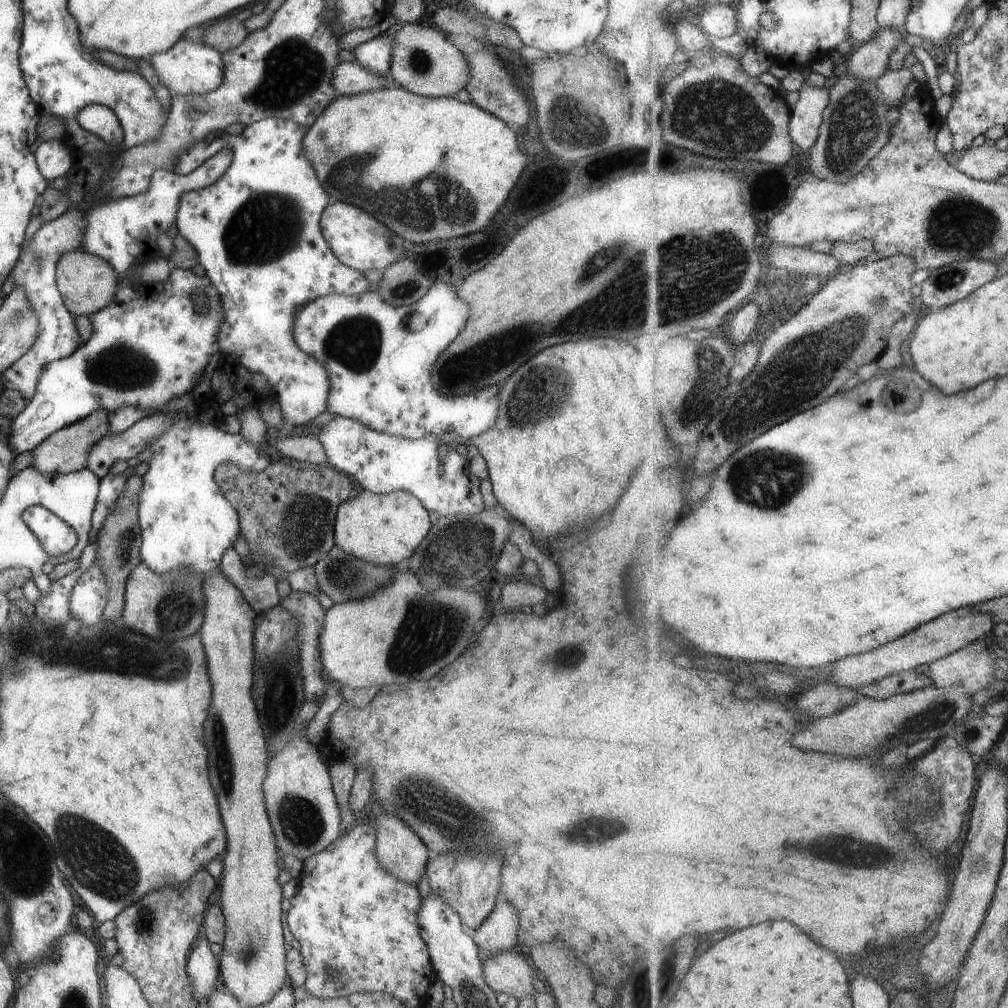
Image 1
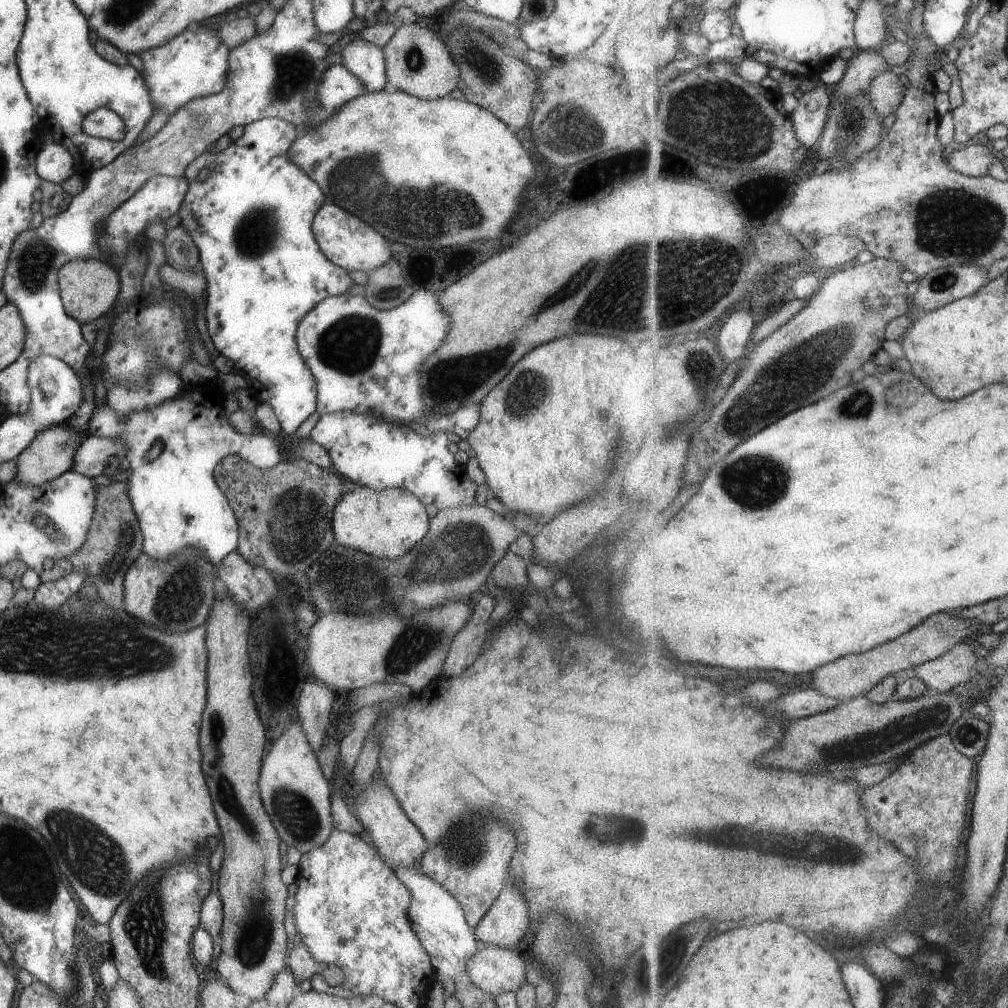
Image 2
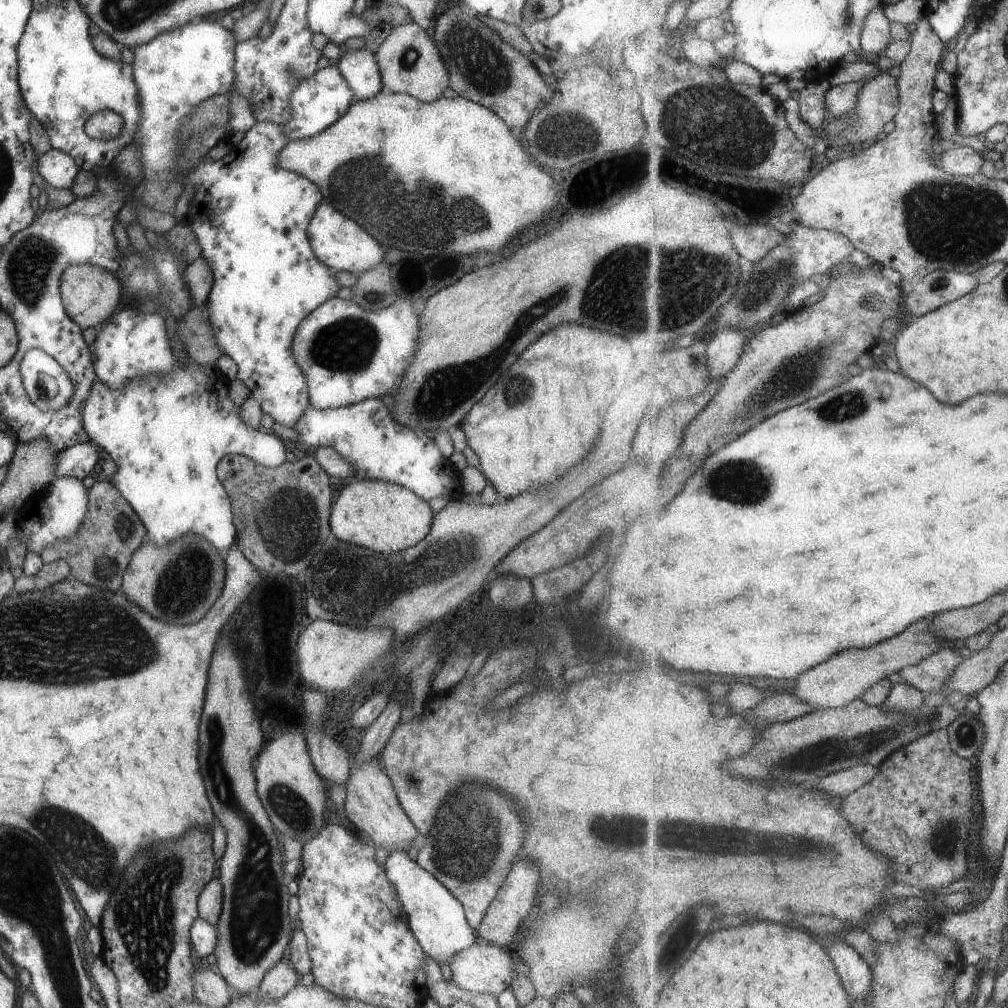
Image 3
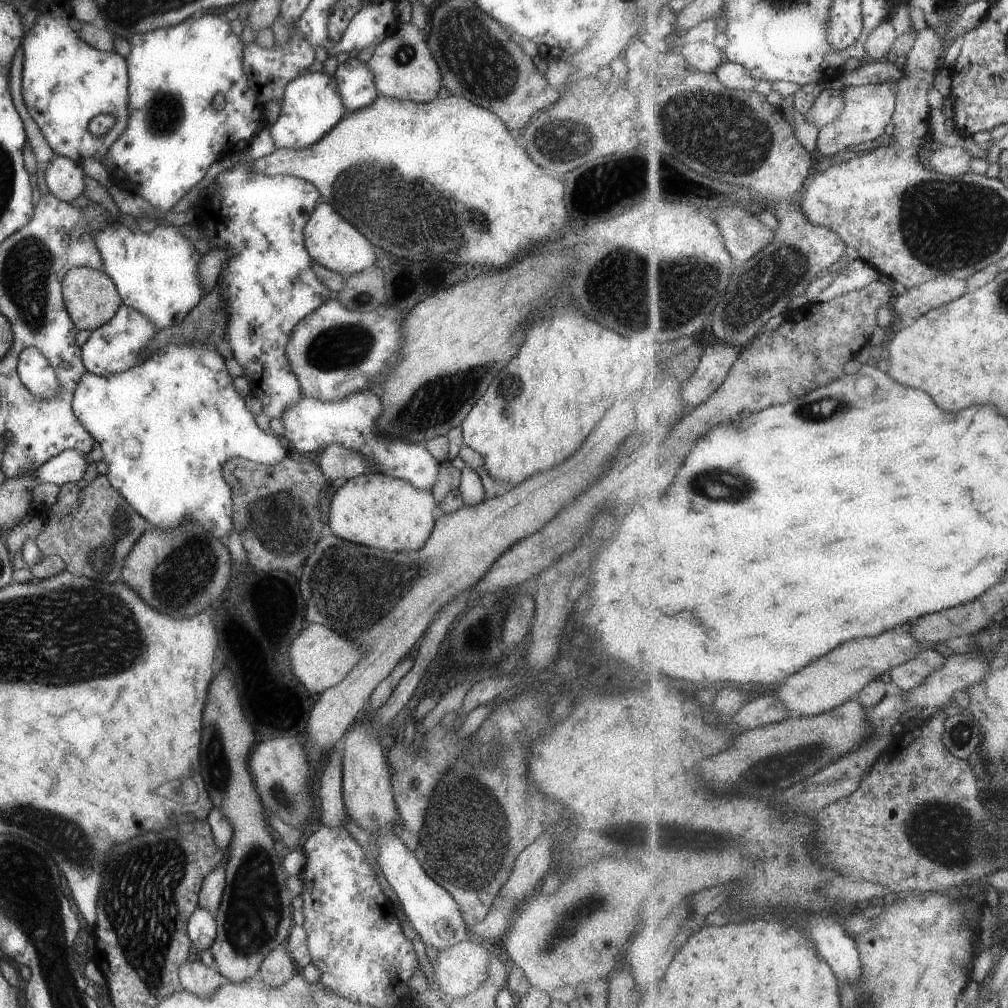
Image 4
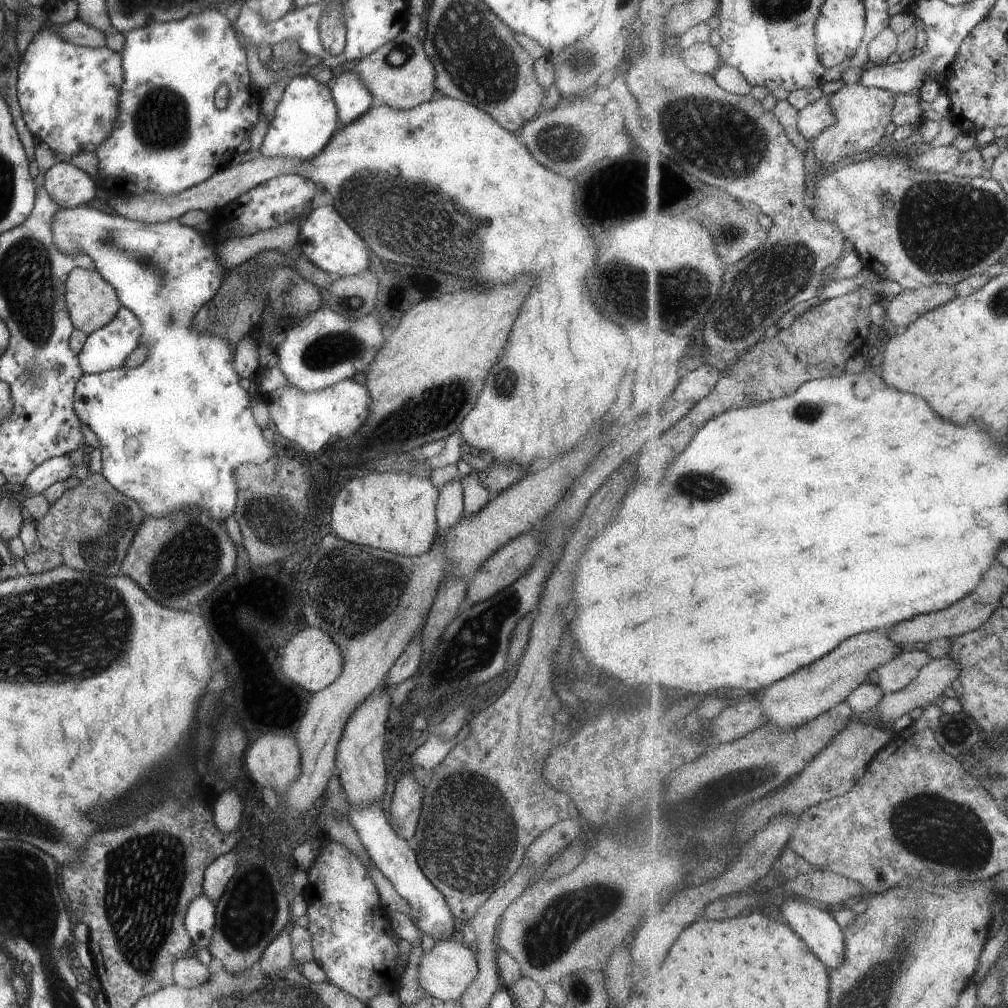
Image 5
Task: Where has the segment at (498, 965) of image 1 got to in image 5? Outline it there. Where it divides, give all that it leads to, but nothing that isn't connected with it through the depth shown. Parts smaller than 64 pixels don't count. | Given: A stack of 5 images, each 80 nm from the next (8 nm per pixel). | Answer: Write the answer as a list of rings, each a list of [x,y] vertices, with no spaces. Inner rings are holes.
[[[460,938],[435,943],[433,948],[419,958],[419,986],[426,994],[440,1001],[458,1000],[466,986],[478,973],[476,957]]]

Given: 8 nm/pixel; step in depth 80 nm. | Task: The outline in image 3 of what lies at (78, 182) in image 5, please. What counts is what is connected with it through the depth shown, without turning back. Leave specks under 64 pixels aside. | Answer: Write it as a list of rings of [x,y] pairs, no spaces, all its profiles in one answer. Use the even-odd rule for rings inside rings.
[[[50,147],[35,158],[37,172],[47,185],[70,190],[75,174],[79,171],[75,161],[64,152]]]

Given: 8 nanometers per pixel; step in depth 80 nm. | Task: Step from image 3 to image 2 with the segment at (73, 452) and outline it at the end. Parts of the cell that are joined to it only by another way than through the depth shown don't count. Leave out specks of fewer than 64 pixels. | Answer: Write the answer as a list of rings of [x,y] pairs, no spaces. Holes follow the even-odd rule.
[[[89,435],[75,451],[70,470],[90,479],[107,472],[109,465],[126,455],[126,448],[117,439]]]

